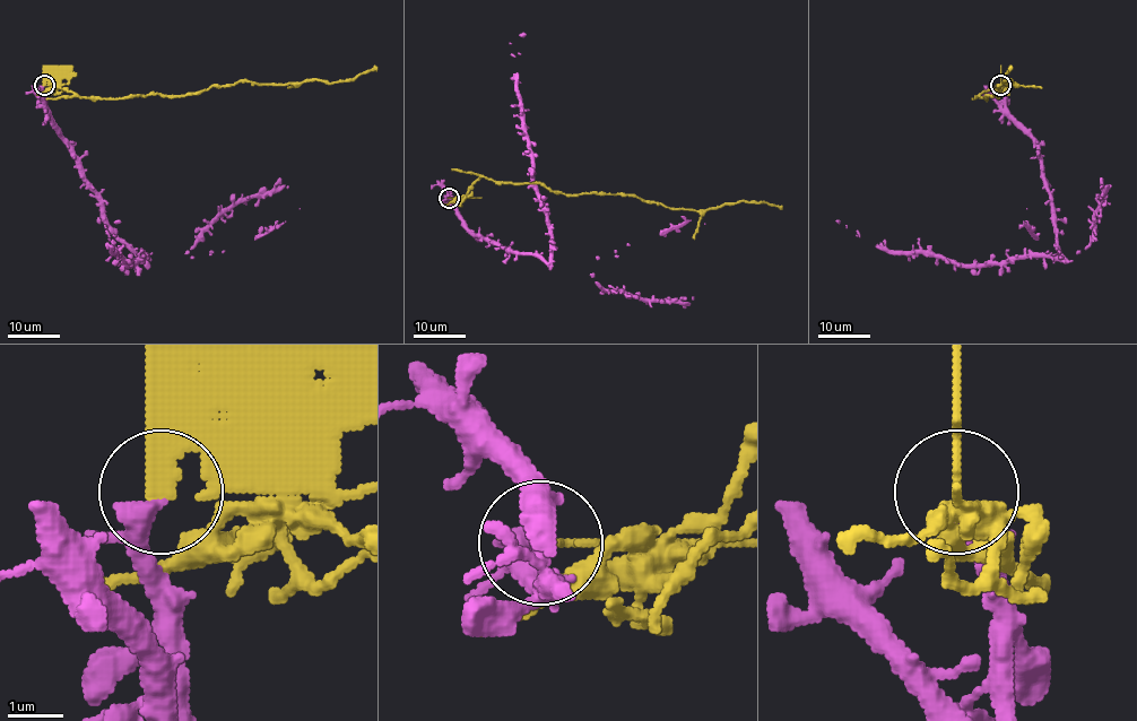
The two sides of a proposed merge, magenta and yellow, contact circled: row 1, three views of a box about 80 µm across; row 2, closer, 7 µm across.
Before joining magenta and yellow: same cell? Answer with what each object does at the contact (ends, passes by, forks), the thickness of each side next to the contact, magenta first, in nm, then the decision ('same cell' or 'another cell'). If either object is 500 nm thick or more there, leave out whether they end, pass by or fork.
magenta passes by; yellow ends there; 320 nm thick on the magenta side, 240 nm on the other; another cell

